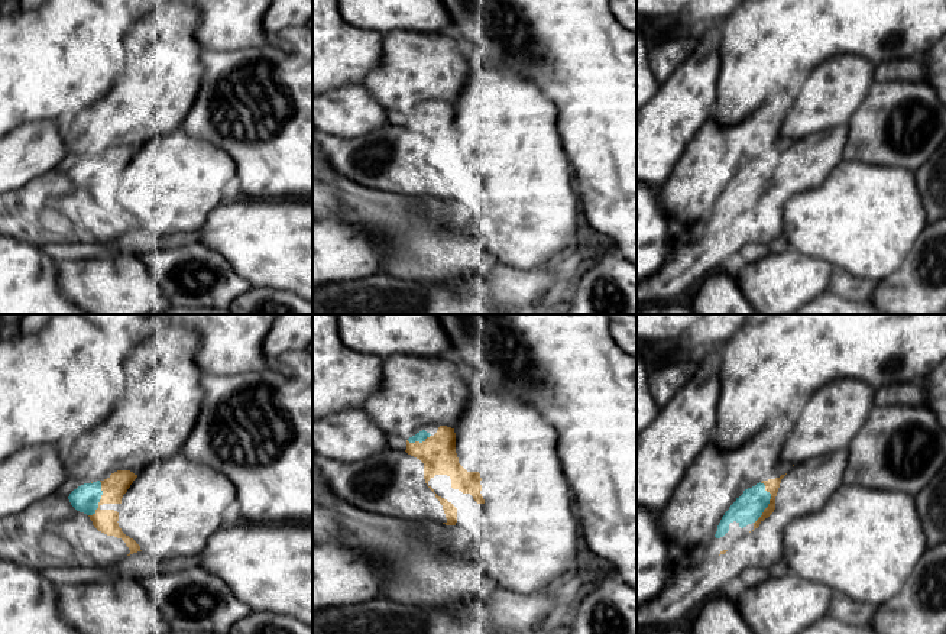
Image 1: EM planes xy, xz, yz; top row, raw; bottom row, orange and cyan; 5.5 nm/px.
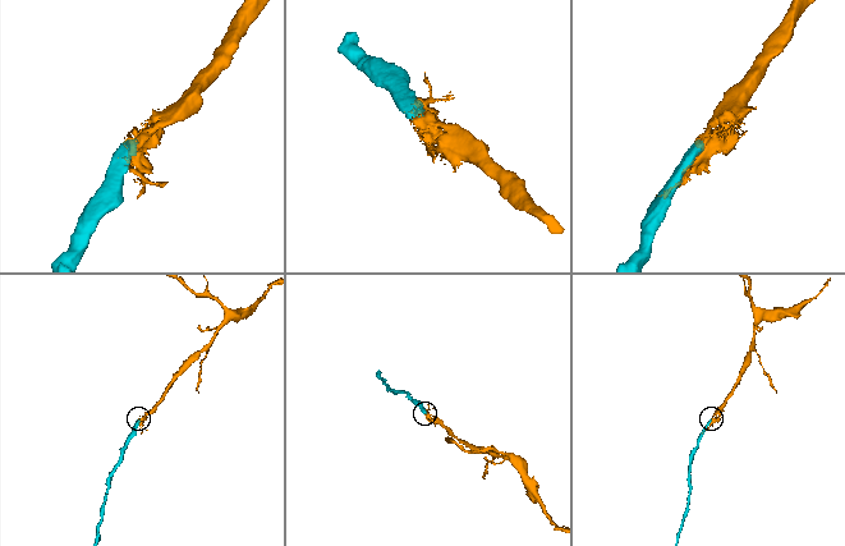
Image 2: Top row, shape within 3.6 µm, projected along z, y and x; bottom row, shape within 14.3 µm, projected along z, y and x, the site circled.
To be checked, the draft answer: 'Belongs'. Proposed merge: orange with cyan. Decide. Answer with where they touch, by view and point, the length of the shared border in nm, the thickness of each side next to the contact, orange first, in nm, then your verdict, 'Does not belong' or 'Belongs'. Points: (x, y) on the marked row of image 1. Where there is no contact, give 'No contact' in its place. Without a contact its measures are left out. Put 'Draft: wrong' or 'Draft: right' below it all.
Touches orange at yz (770, 503). Shared border 240 nm. Thickness 80 nm (orange) against 160 nm. Belongs
Draft: right

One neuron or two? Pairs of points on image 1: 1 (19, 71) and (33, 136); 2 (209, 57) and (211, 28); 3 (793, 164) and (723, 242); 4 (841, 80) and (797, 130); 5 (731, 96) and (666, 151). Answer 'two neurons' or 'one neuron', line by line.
1: two neurons
2: two neurons
3: one neuron
4: one neuron
5: two neurons

